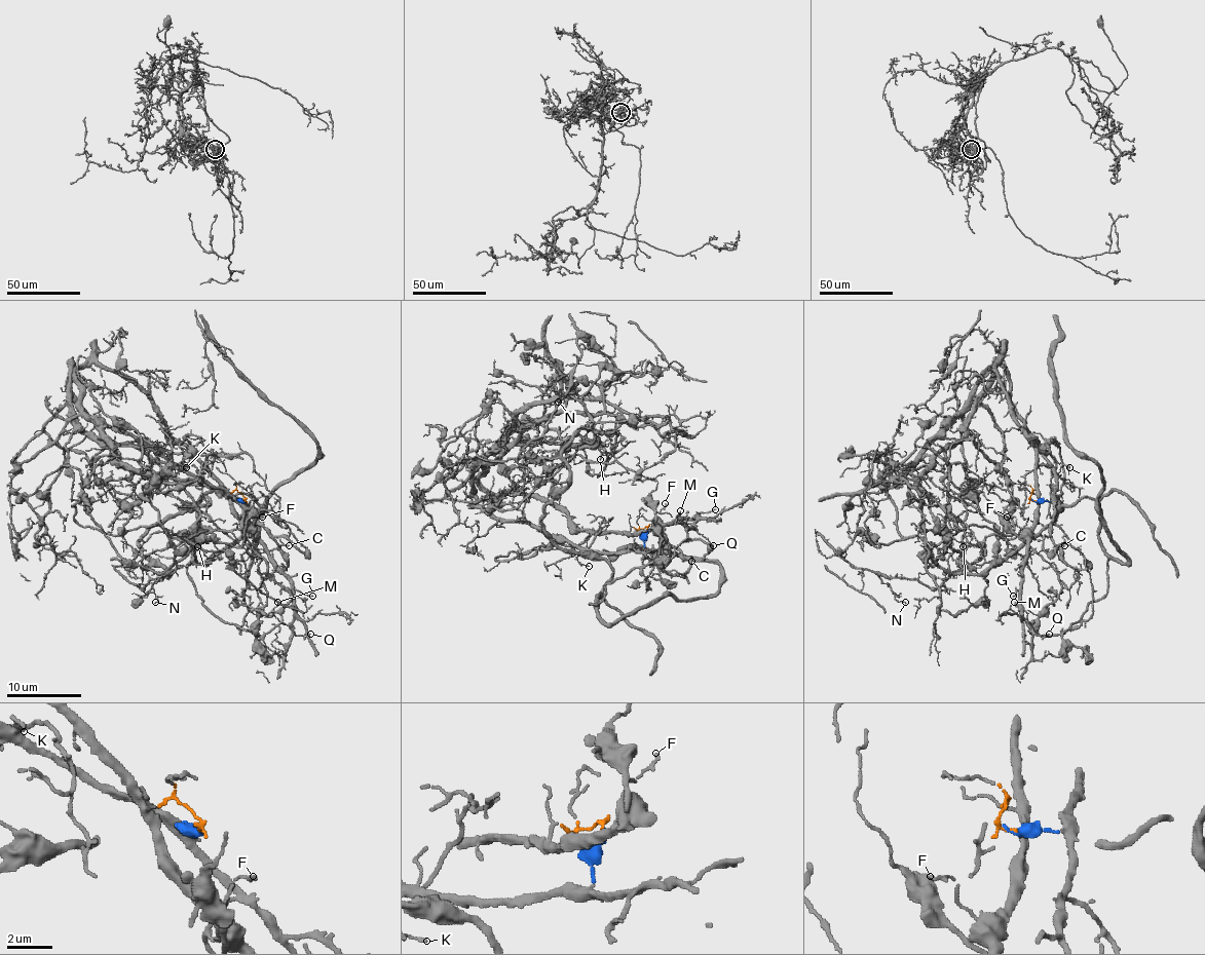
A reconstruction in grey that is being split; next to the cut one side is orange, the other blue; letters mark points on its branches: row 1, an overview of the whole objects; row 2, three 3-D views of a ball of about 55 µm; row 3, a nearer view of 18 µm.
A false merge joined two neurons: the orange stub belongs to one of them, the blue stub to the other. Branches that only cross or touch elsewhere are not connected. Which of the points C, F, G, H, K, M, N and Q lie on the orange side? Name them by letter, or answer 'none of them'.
F, G, H, M, N, Q

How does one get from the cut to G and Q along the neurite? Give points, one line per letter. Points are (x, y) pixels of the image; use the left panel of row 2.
G: (245, 500), (235, 491), (229, 492), (231, 512), (263, 546), (268, 560), (291, 585), (313, 595)
Q: (245, 500), (235, 491), (227, 494), (231, 512), (289, 582), (293, 631), (309, 634)

